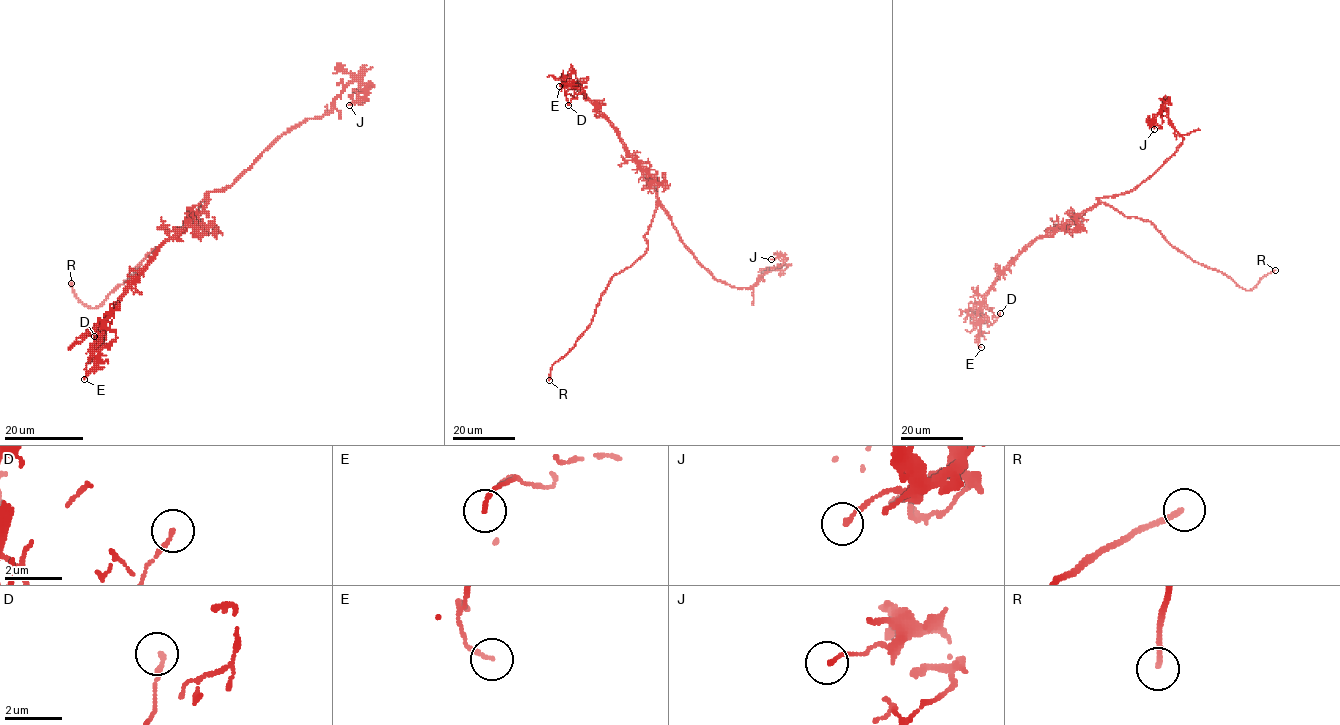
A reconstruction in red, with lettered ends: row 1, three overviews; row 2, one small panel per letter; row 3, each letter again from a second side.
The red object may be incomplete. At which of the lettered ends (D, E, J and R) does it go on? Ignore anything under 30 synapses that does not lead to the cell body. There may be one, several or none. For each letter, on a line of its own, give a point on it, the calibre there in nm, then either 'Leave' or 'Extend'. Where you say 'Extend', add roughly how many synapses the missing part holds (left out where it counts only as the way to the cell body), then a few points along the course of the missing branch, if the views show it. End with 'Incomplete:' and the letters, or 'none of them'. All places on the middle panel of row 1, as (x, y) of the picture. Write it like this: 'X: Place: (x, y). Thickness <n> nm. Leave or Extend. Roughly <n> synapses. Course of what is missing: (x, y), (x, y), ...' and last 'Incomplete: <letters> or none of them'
D: Place: (568, 105). Thickness 150 nm. Leave
E: Place: (559, 86). Thickness 130 nm. Leave
J: Place: (771, 259). Thickness 150 nm. Leave
R: Place: (549, 380). Thickness 180 nm. Extend
Incomplete: R

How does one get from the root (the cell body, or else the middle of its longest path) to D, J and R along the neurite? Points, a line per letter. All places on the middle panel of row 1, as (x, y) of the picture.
D: (655, 211), (658, 203), (655, 187), (644, 167), (629, 153), (617, 130), (574, 86), (565, 93), (568, 105)
J: (655, 211), (658, 202), (694, 257), (732, 286), (754, 286), (784, 263), (783, 256), (771, 259)
R: (655, 211), (644, 236), (646, 252), (611, 278), (590, 326), (552, 366), (549, 380)

